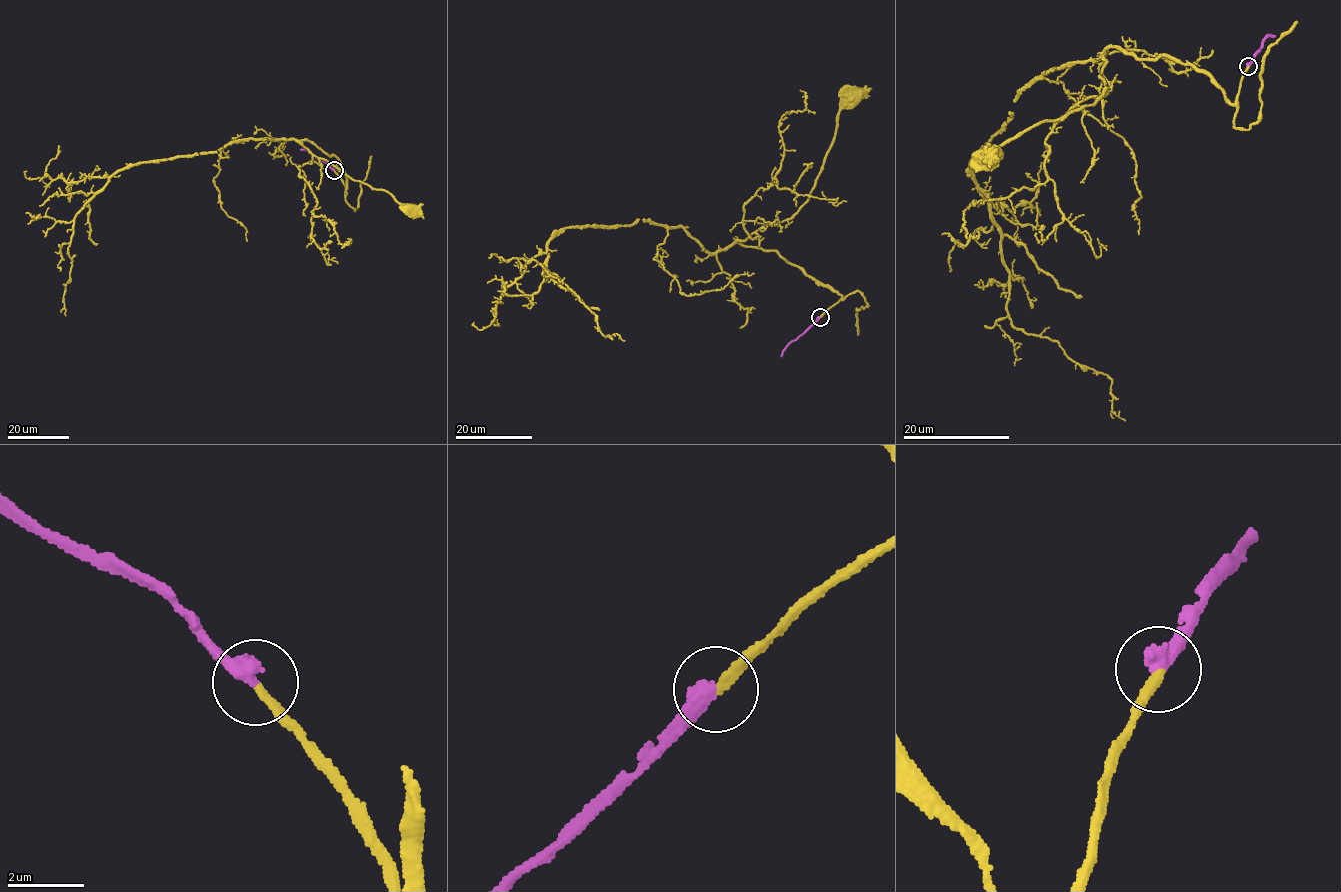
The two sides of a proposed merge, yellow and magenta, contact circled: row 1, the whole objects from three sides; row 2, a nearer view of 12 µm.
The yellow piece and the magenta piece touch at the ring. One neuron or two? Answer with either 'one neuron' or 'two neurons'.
one neuron

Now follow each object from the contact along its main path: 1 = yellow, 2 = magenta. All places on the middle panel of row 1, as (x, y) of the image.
1: (819, 317), (842, 296), (778, 252), (735, 240), (788, 220), (808, 200), (841, 104), (853, 94)
2: (819, 317), (787, 345), (781, 356)

